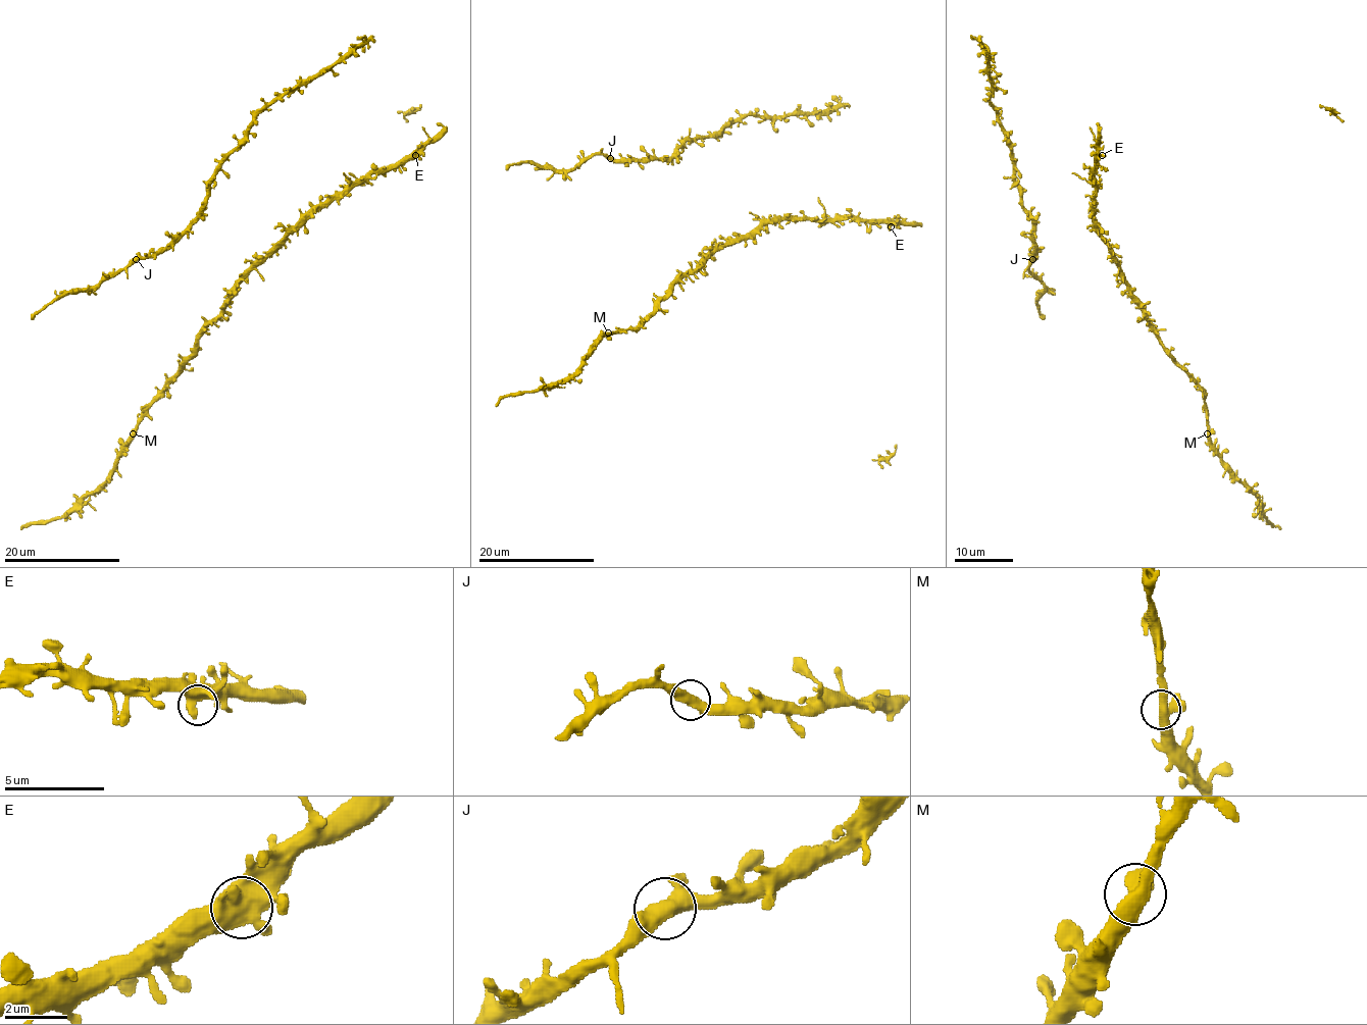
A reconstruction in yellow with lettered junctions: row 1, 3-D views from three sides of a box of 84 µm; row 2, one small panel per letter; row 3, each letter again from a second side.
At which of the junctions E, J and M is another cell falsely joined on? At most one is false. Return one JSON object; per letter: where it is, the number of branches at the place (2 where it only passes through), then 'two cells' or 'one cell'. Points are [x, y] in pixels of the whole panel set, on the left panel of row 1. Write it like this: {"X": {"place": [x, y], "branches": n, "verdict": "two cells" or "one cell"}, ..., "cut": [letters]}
{"E": {"place": [415, 155], "branches": 3, "verdict": "one cell"}, "J": {"place": [136, 259], "branches": 3, "verdict": "one cell"}, "M": {"place": [133, 433], "branches": 3, "verdict": "one cell"}, "cut": []}

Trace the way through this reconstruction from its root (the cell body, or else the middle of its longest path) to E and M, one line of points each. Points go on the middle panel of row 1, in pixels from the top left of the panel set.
E: (746, 240), (764, 223), (776, 223), (783, 219), (856, 218), (883, 220), (891, 226)
M: (746, 240), (732, 240), (721, 246), (699, 267), (692, 268), (636, 328), (608, 332)

